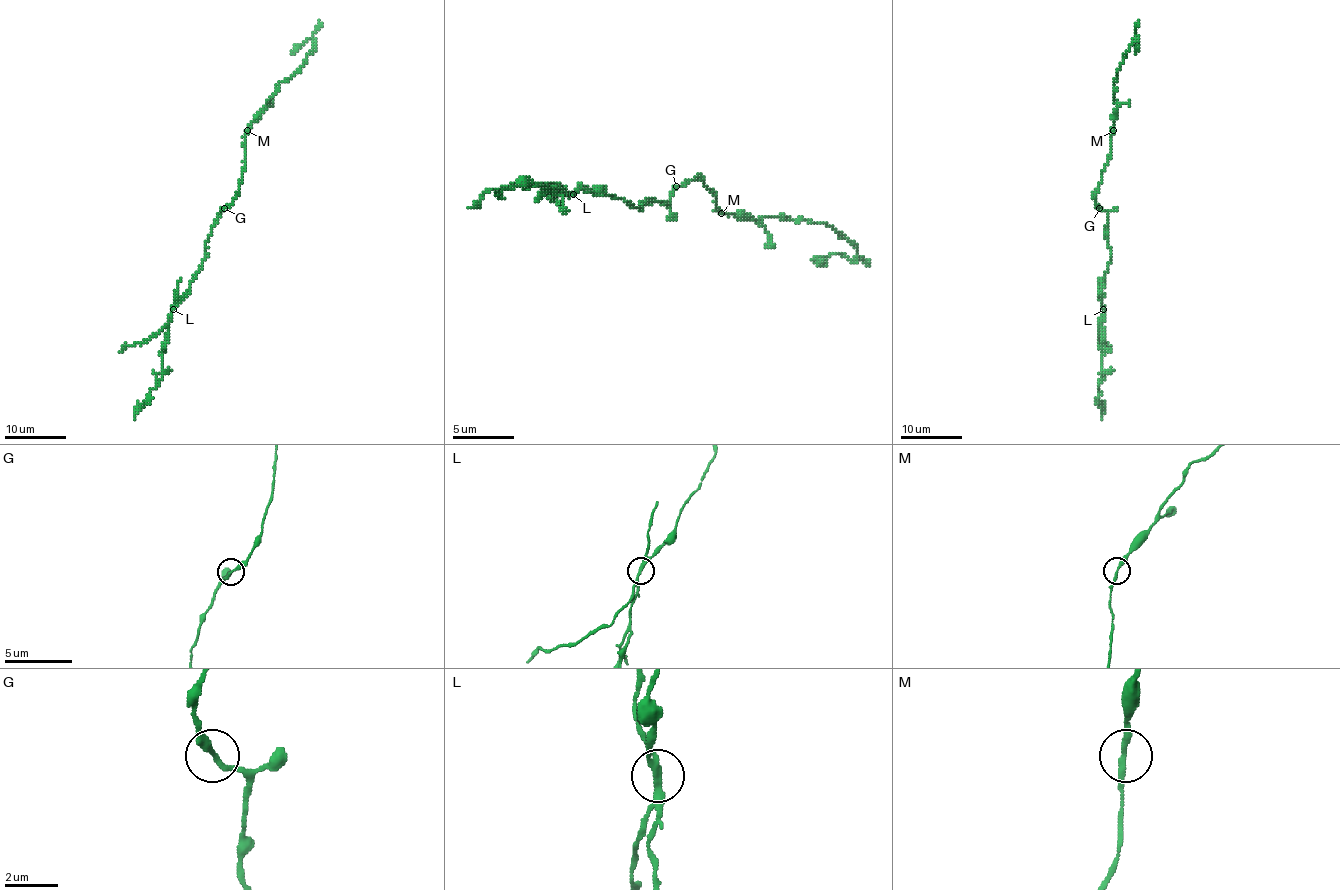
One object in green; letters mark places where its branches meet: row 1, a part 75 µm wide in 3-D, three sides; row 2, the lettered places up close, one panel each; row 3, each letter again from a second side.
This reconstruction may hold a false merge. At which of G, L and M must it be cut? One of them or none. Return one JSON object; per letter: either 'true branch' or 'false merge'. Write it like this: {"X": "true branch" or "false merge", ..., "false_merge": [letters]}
{"G": "true branch", "L": "false merge", "M": "true branch", "false_merge": ["L"]}

